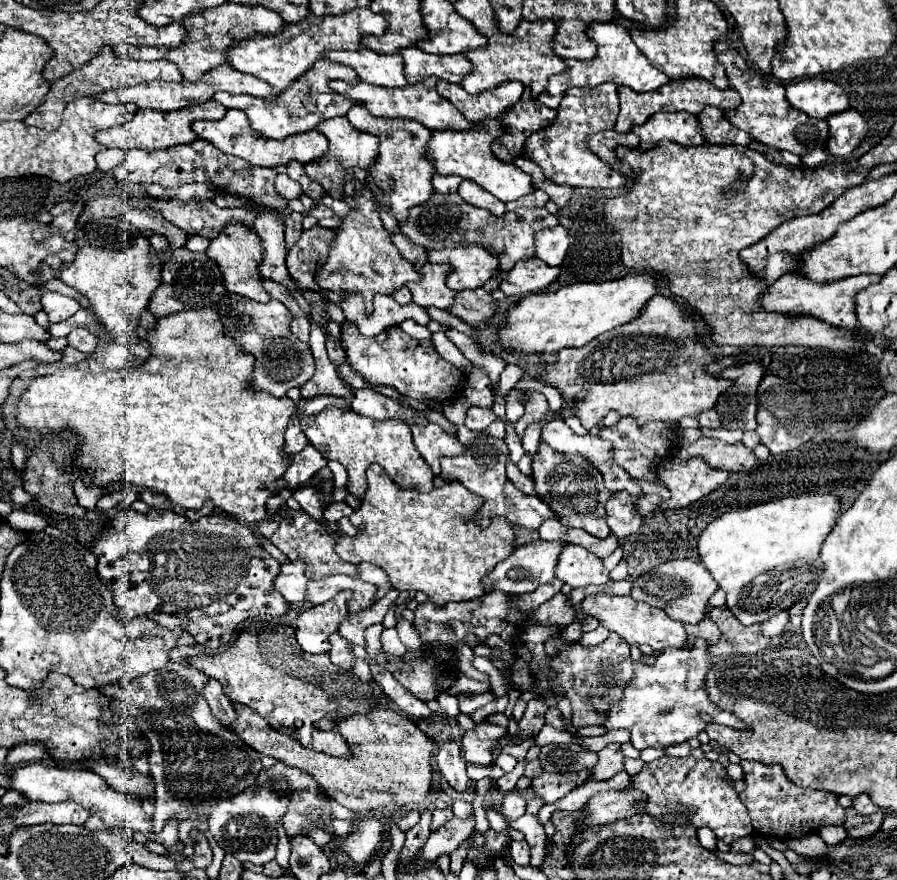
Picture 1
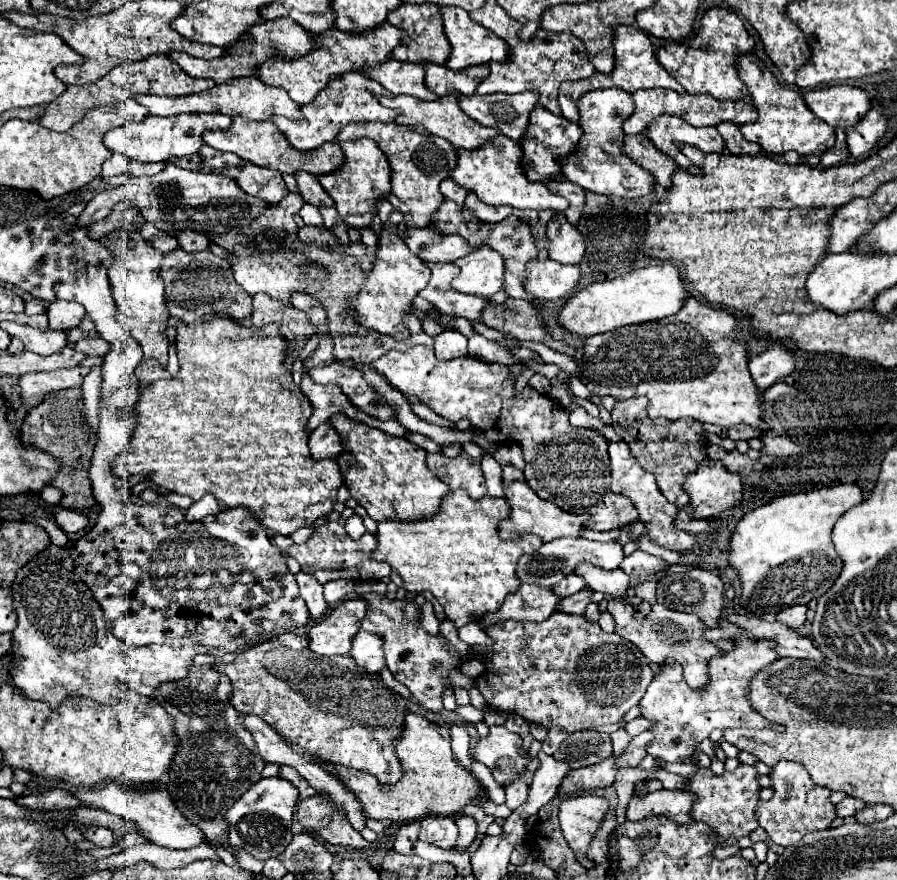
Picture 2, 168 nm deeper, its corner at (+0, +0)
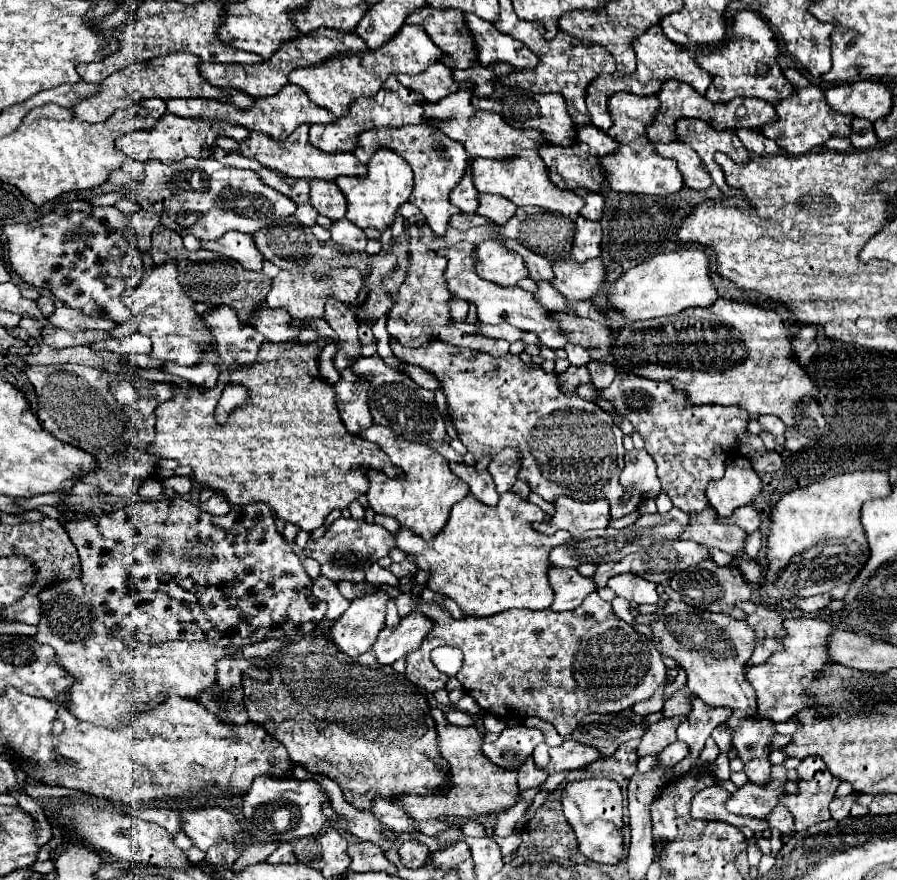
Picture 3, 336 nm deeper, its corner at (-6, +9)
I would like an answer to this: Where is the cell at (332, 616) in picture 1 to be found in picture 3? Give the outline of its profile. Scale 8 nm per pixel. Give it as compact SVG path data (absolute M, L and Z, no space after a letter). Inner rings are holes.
M385 591L355 599L341 619L337 619L331 627L331 637L343 653L357 657L373 647L379 631L385 627L389 599Z

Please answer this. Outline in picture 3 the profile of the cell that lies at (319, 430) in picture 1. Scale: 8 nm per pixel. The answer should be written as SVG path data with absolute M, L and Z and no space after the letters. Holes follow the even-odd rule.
M371 425L369 429L361 431L361 435L363 439L377 443L389 455L393 465L403 469L401 479L389 479L381 471L369 471L369 483L371 483L367 491L369 507L375 513L397 519L403 527L411 529L415 535L423 537L425 541L431 541L433 535L437 535L445 527L451 507L469 495L469 485L465 485L465 481L453 475L449 463L435 449L427 445L411 443L401 435L393 435L393 431L381 425Z

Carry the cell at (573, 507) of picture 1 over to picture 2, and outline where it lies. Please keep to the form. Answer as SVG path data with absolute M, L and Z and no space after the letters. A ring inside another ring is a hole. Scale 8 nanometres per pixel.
M413 346L407 352L389 350L385 356L381 356L375 362L375 370L403 396L415 396L419 402L429 406L435 414L457 422L461 418L469 418L471 424L485 432L489 440L493 442L517 442L523 448L525 456L525 480L527 484L537 492L539 498L555 502L561 510L573 512L573 514L587 514L589 520L585 528L607 532L613 528L623 528L625 524L637 520L637 508L627 500L623 494L613 494L609 488L609 460L607 460L607 440L587 428L573 428L567 420L569 412L547 398L545 394L539 394L531 386L527 386L523 392L515 394L513 386L515 382L509 380L509 370L505 364L491 364L477 358L455 358L441 362L435 358L435 352L431 346Z

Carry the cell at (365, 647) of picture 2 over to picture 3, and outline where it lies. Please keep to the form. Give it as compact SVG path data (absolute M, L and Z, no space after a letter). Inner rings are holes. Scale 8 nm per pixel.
M411 613L409 617L401 619L397 629L385 627L385 631L381 631L377 643L373 645L373 653L377 655L379 663L391 665L397 659L419 649L421 641L427 637L431 629L433 629L433 619L421 613L419 615Z

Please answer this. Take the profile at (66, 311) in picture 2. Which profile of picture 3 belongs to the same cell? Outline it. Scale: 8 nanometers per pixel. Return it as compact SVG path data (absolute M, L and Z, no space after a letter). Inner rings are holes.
M67 305L59 307L53 311L53 315L49 315L49 321L59 327L59 329L67 329L67 331L87 331L87 329L113 329L117 327L117 323L109 321L109 319L97 319L97 317L89 317L89 315L81 315L81 311L71 309Z

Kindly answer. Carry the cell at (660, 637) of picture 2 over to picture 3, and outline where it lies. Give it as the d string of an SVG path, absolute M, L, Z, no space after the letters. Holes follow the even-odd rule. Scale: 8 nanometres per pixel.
M667 601L663 609L663 617L657 623L651 623L653 627L653 637L661 639L661 653L673 657L687 673L687 687L707 705L711 707L726 706L733 710L733 719L729 723L733 731L733 745L737 749L737 755L745 763L745 773L751 783L755 785L767 785L771 781L771 743L777 731L773 729L773 723L769 719L757 719L757 695L749 681L745 679L745 663L749 661L755 645L757 645L757 635L753 627L747 621L737 621L731 615L725 613L707 613L699 611L695 607L689 607L687 603L679 601Z

